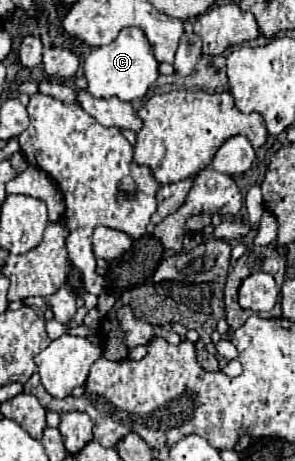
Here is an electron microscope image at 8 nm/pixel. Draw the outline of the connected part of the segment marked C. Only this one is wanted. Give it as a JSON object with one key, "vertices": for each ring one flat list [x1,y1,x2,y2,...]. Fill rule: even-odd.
{"vertices":[[131,26,121,30,111,44,93,48,83,62,83,72,89,84,87,92,91,92,95,98,117,96,123,102,133,102,137,98,143,98,149,86,159,78,159,62,153,58,153,50,145,34]]}

